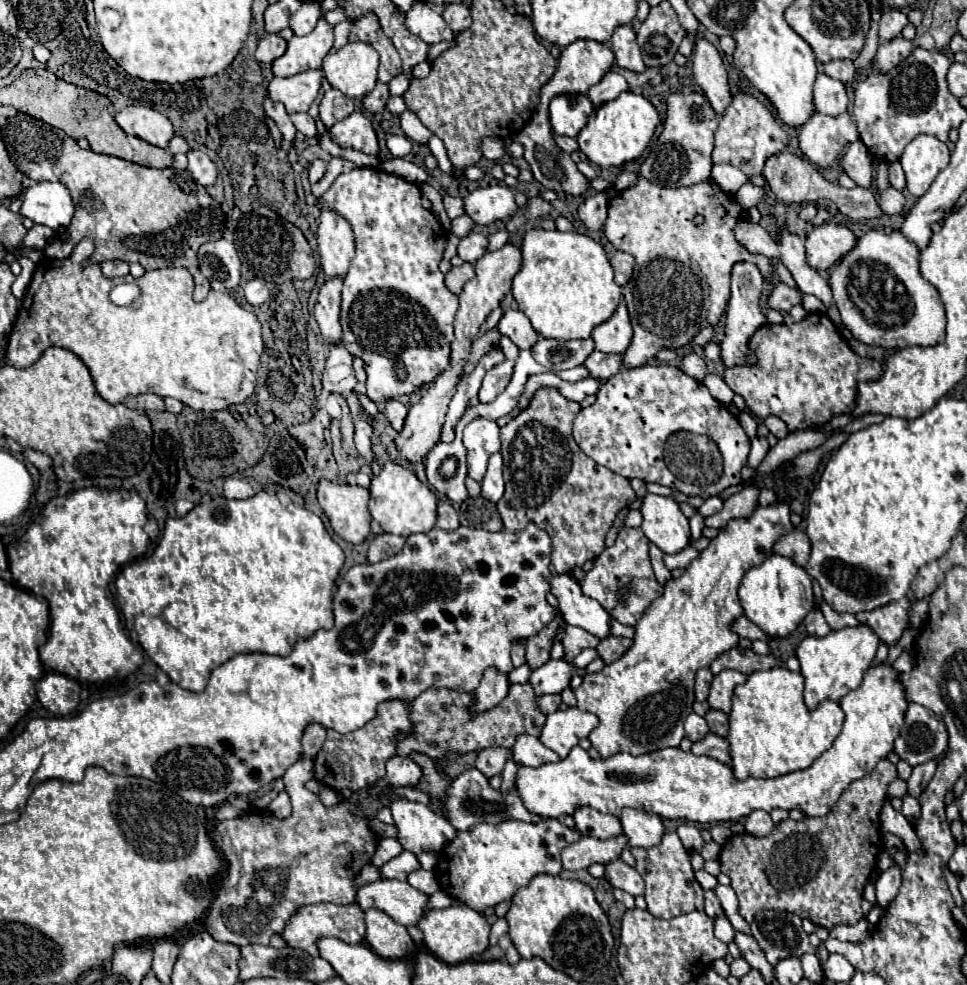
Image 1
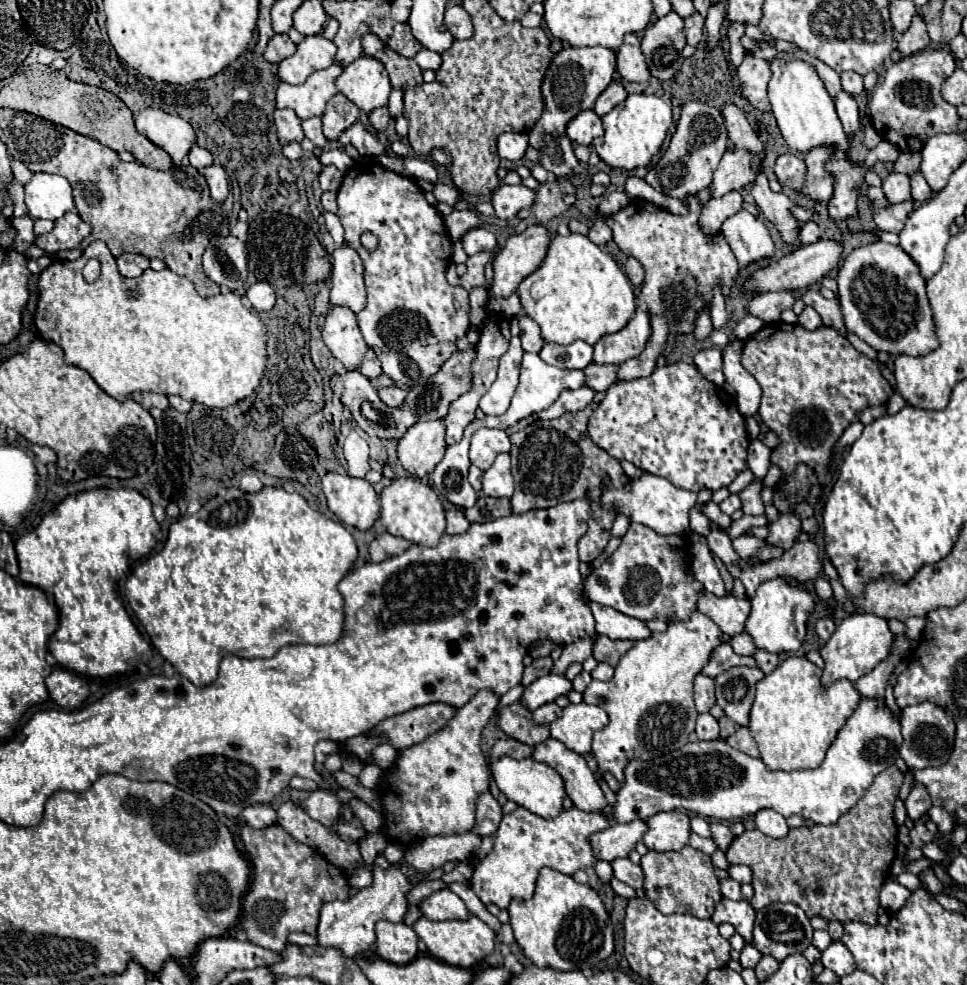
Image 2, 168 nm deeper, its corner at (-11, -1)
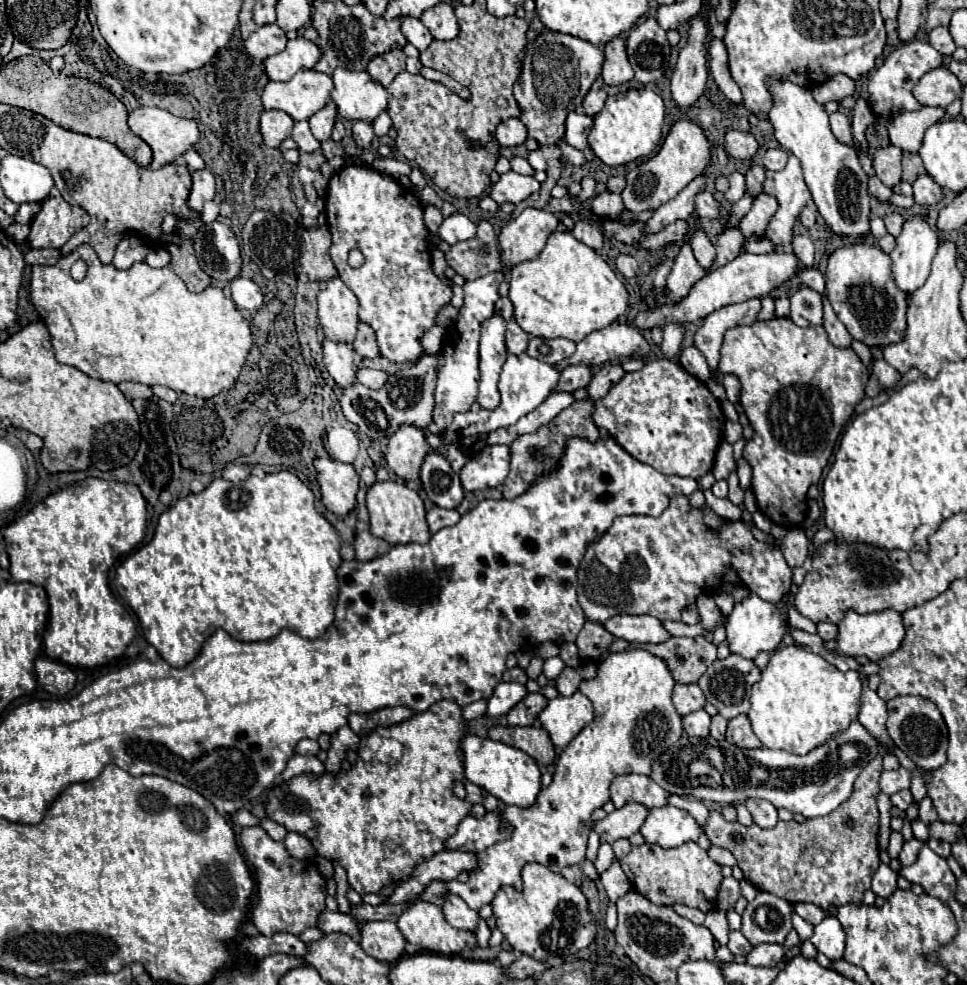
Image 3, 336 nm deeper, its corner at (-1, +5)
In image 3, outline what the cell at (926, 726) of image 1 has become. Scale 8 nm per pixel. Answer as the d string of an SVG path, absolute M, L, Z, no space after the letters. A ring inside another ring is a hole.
M898 696L886 702L888 706L888 720L886 728L892 742L918 766L924 770L934 770L946 762L946 748L948 748L948 730L940 716L938 706L922 696Z

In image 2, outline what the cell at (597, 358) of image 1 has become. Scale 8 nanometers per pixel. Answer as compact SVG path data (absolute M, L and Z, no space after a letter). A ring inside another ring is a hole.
M588 364L588 368L584 368L584 376L586 376L586 386L592 388L594 392L606 392L616 380L616 366L612 364L604 364L604 366L598 366L598 364Z

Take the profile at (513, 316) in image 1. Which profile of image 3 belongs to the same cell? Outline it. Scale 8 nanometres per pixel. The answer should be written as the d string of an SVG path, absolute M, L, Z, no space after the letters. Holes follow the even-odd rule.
M516 320L508 322L508 330L506 330L506 346L510 354L522 354L528 348L528 340L530 336L518 326Z

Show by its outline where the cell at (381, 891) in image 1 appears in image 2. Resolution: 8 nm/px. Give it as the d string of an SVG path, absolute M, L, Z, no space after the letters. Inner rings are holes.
M448 888L432 894L418 908L430 920L468 920L470 916L470 910L462 902L462 898Z

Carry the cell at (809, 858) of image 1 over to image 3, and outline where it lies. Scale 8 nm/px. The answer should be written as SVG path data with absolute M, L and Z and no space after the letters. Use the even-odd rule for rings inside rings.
M874 758L866 770L856 778L854 782L854 794L838 806L838 810L822 816L822 818L808 818L804 824L798 822L778 822L770 830L762 830L756 824L742 826L738 822L726 822L722 814L710 812L710 818L706 822L706 836L714 846L726 848L736 860L738 866L744 872L744 878L754 884L754 888L770 892L778 898L784 898L792 904L798 902L812 902L820 906L824 912L830 906L844 906L844 904L862 904L864 892L870 890L872 874L880 866L878 858L878 830L880 830L880 812L876 806L876 798L880 794L880 774L882 774L882 758Z

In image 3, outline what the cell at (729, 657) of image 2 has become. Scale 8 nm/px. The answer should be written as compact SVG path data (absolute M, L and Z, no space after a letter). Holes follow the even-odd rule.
M704 636L696 638L668 638L662 644L636 644L616 638L608 652L624 650L628 646L642 646L660 658L666 658L676 682L698 682L706 668L718 658L718 648Z

